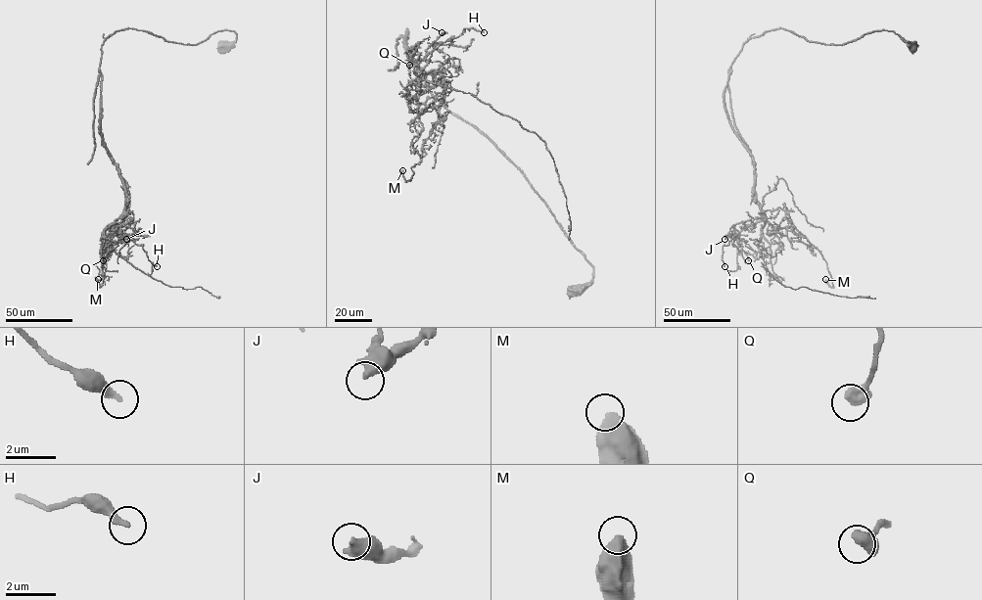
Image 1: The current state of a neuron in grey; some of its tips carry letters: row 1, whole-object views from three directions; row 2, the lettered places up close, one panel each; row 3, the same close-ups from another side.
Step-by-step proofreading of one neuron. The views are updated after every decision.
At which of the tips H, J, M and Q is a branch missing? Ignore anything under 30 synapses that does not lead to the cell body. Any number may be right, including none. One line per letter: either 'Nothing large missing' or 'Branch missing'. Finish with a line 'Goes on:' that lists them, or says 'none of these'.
H: Nothing large missing
J: Nothing large missing
M: Nothing large missing
Q: Nothing large missing
Goes on: none of these

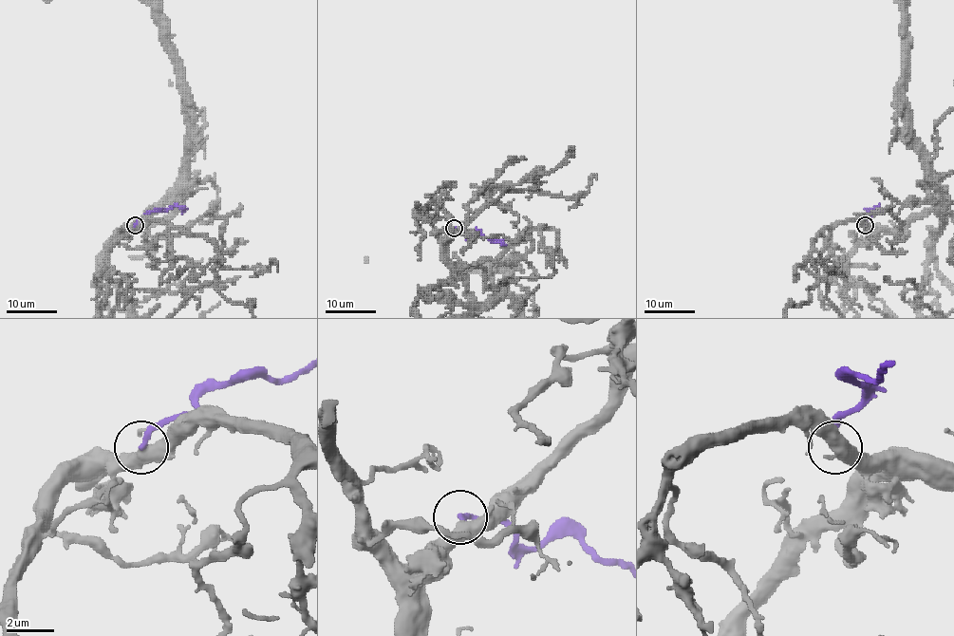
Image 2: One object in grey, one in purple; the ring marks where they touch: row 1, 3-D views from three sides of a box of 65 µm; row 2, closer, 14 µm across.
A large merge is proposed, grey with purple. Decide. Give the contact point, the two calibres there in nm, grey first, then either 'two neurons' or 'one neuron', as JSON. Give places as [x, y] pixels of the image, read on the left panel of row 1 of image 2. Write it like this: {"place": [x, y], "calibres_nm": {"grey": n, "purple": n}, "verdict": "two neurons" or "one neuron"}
{"place": [135, 225], "calibres_nm": {"grey": 480, "purple": 240}, "verdict": "one neuron"}

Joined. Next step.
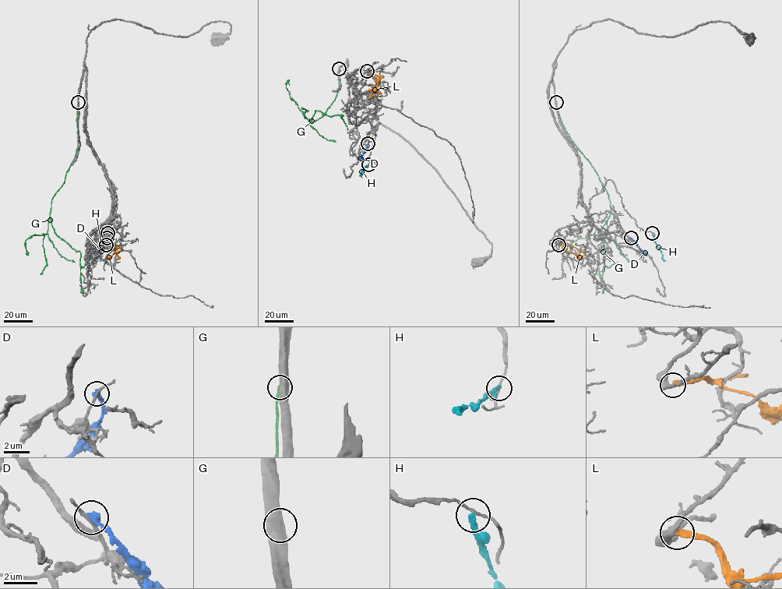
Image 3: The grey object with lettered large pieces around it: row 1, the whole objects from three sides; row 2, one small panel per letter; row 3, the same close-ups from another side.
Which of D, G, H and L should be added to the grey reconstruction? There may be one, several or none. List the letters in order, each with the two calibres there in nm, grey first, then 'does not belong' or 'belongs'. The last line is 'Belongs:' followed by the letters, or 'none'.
D: calibres 200 and 360 nm; does not belong
G: calibres 550 and 140 nm; does not belong
H: calibres 120 and 280 nm; does not belong
L: calibres 360 and 280 nm; does not belong
Belongs: none

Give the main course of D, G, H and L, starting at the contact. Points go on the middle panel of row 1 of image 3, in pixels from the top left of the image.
D: (368, 142), (359, 158)
G: (339, 68), (338, 91), (335, 99), (322, 117), (311, 122), (315, 110), (330, 117), (343, 115)
H: (368, 164), (361, 169), (361, 177)
L: (367, 72), (372, 75), (382, 75), (374, 87), (368, 91)

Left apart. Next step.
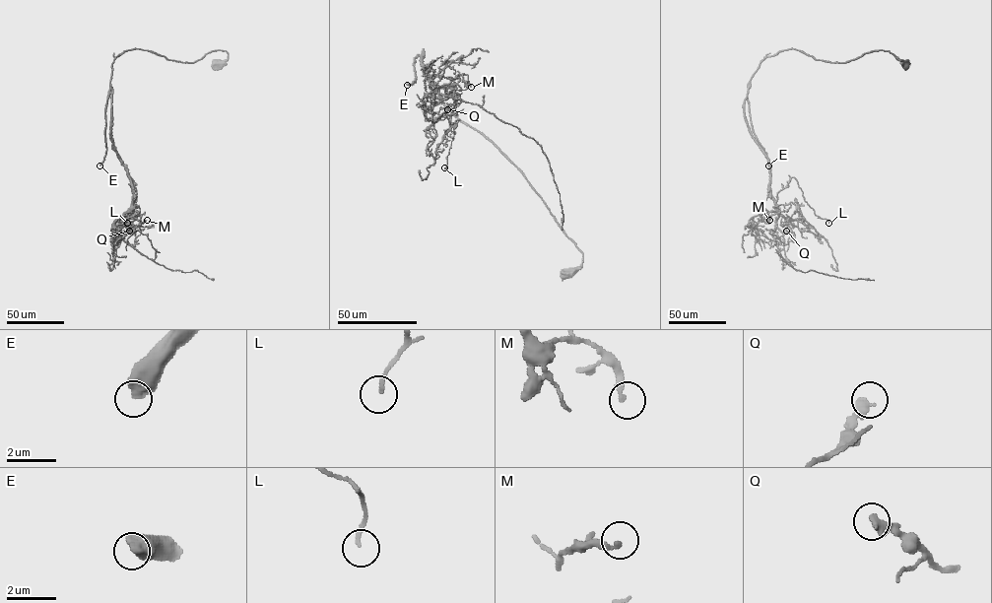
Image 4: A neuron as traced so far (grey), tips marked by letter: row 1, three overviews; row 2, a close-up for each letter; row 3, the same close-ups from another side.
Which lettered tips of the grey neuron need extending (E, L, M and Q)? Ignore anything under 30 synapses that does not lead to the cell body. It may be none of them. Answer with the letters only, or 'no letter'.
E

